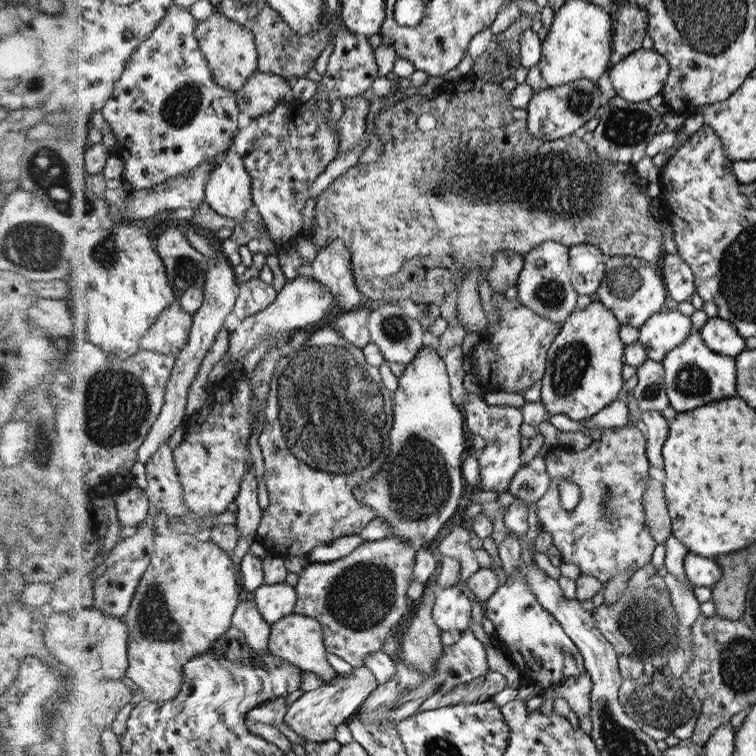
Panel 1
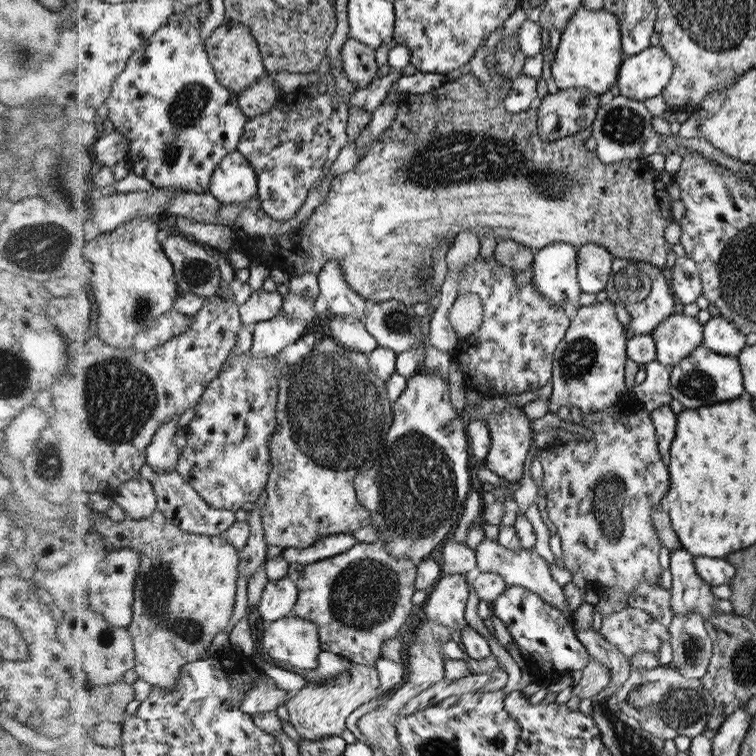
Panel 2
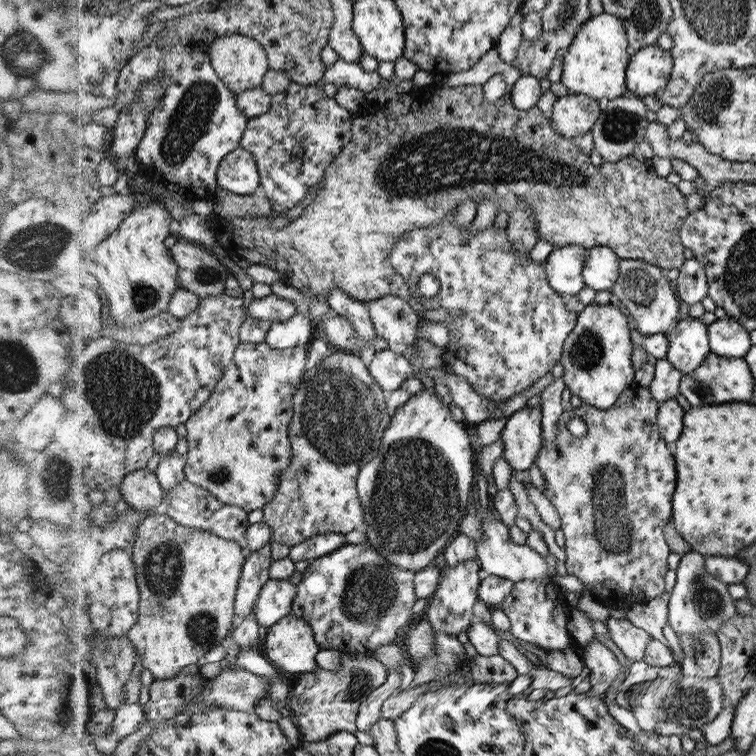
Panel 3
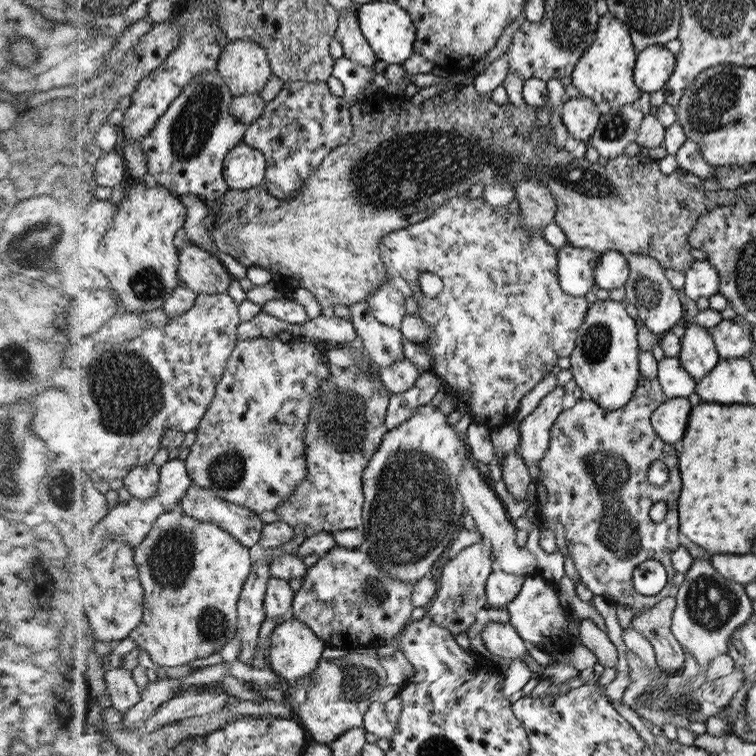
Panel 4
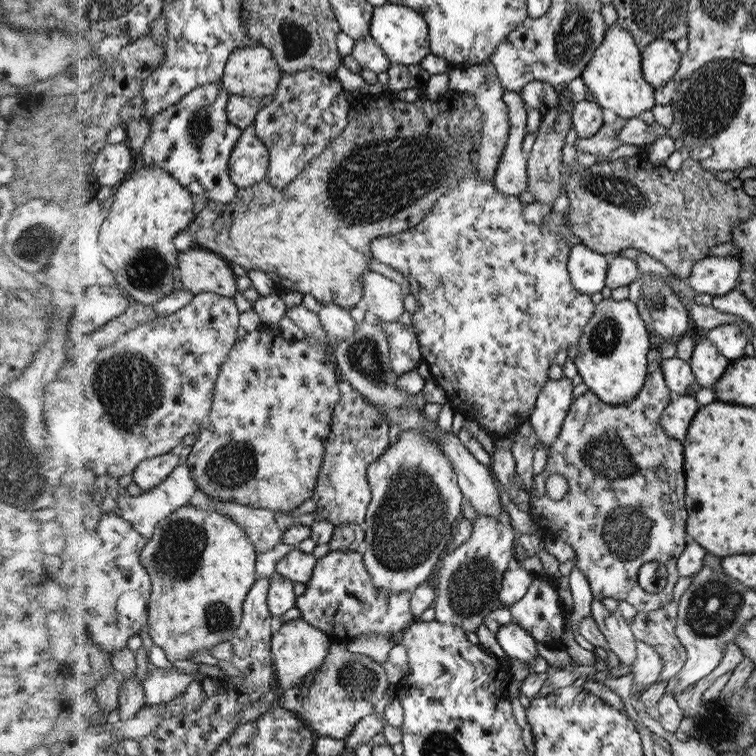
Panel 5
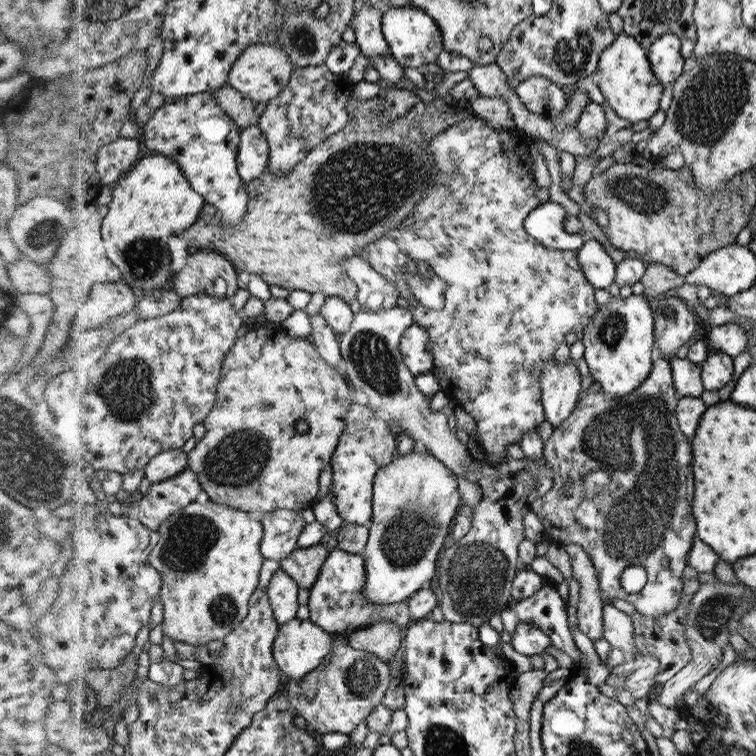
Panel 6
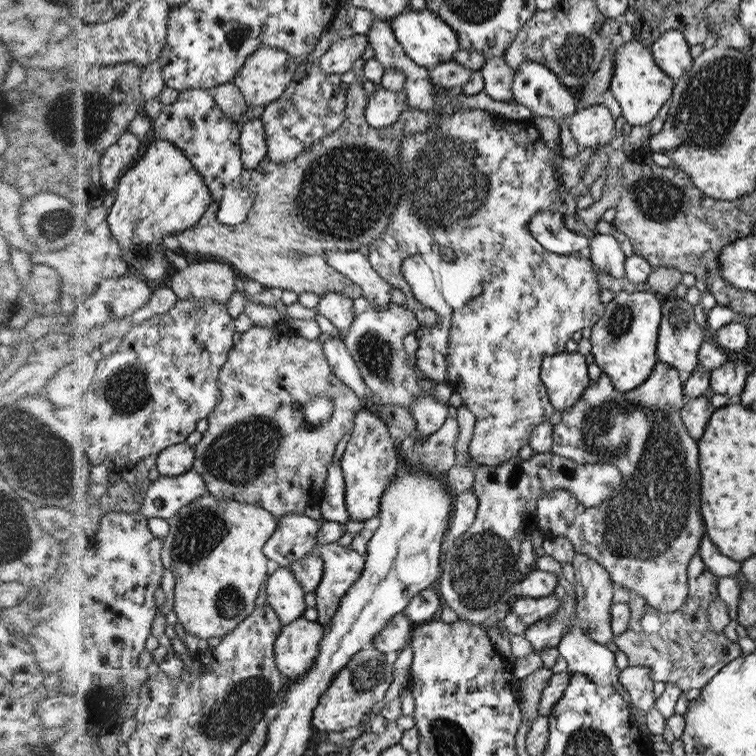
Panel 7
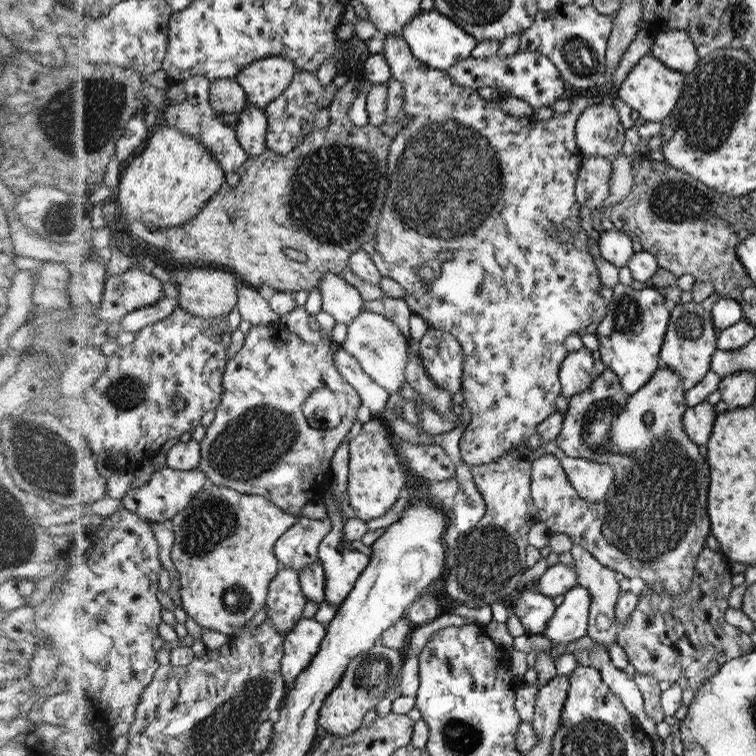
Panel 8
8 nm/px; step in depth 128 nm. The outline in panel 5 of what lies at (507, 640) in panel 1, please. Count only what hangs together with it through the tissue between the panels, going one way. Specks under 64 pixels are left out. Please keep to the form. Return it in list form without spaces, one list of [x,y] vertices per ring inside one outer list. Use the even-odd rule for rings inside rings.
[[[542,576],[535,577],[528,587],[528,592],[510,607],[512,622],[518,624],[541,644],[552,648],[566,648],[566,625],[570,625],[570,612],[566,608],[566,600],[562,600],[562,588],[554,584],[554,580],[542,580]]]

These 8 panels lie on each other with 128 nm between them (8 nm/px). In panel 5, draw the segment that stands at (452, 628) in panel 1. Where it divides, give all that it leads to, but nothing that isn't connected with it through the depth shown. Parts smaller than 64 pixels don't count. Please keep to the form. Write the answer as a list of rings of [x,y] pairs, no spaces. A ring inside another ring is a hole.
[[[505,506],[497,516],[479,516],[473,522],[470,538],[452,554],[448,553],[442,560],[444,566],[438,570],[438,586],[432,606],[437,622],[451,623],[468,634],[483,624],[486,615],[505,607],[500,601],[500,587],[508,562],[514,558],[513,544],[518,536],[510,525]]]

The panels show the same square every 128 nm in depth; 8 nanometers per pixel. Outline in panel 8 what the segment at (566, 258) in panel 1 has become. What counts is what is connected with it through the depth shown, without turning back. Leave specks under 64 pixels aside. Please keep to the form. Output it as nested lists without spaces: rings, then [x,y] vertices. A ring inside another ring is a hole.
[[[615,228],[610,231],[604,230],[597,244],[602,257],[617,267],[628,265],[635,254],[632,239]]]

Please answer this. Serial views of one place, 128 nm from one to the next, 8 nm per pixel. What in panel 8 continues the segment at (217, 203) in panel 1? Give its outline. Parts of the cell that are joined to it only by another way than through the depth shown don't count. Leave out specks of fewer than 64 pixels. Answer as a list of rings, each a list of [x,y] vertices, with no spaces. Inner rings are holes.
[[[249,104],[246,111],[239,115],[237,128],[242,147],[248,151],[250,157],[260,157],[269,149],[267,140],[270,128],[270,118],[265,109]]]

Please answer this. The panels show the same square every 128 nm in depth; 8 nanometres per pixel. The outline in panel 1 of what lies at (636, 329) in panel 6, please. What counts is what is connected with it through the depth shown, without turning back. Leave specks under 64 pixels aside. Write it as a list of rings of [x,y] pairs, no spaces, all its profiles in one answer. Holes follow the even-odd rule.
[[[600,301],[578,309],[561,323],[561,331],[548,352],[545,376],[542,378],[540,402],[551,415],[565,414],[576,421],[588,422],[591,416],[609,407],[622,388],[620,321]]]

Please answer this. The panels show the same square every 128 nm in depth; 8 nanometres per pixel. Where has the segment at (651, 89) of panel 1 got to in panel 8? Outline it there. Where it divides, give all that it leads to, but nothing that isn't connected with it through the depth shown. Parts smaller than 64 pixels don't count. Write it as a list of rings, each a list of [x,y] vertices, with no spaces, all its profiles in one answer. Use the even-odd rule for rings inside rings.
[[[683,30],[655,32],[651,53],[668,68],[676,72],[689,73],[699,61],[692,36]]]

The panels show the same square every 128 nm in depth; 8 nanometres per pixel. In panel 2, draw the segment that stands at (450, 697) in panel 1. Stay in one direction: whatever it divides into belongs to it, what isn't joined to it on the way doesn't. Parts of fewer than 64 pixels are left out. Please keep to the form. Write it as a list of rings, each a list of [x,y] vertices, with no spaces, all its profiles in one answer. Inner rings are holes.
[[[496,669],[487,674],[473,672],[464,678],[448,680],[446,678],[435,682],[423,690],[418,696],[409,700],[399,710],[399,714],[412,714],[438,704],[441,700],[455,695],[470,694],[470,692],[492,692],[504,688],[509,676],[504,669]]]

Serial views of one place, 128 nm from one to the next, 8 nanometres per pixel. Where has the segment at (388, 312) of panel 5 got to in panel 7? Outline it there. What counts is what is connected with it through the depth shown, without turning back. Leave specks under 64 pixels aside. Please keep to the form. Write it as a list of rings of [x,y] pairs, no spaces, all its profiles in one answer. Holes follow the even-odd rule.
[[[358,250],[348,252],[325,251],[327,264],[347,276],[362,289],[362,296],[370,306],[390,303],[390,285],[370,265],[369,259]]]

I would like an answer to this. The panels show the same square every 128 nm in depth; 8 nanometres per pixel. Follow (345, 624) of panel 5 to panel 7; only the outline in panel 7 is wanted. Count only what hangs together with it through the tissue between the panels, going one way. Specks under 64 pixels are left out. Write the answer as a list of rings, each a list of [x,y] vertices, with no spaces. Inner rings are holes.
[[[337,541],[318,546],[322,553],[322,584],[318,587],[317,607],[320,622],[330,626],[334,614],[341,605],[342,598],[357,582],[365,570],[365,559],[352,547],[342,547]]]

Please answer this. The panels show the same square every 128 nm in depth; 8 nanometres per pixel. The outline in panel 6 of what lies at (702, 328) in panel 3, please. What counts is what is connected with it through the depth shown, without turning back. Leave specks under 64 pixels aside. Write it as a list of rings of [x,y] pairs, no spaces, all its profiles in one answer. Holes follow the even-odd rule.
[[[711,349],[701,364],[701,377],[706,391],[719,391],[730,382],[734,364],[732,357]]]

